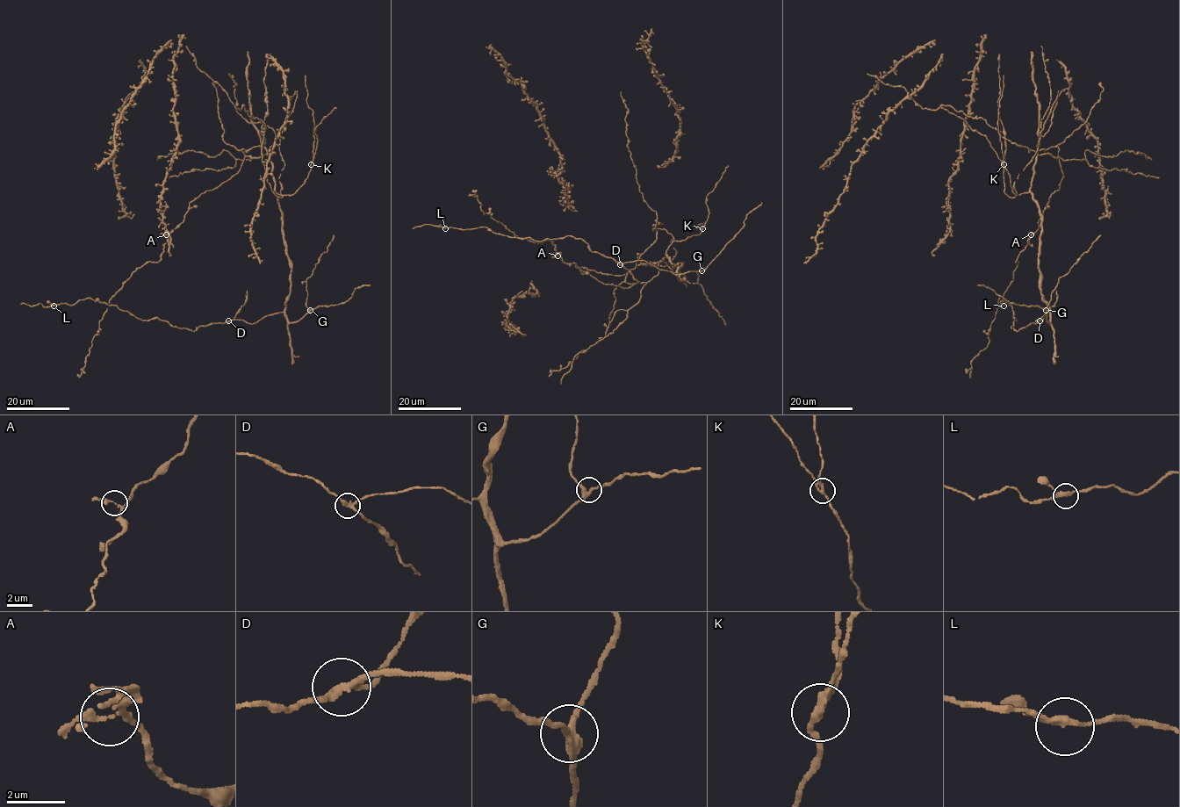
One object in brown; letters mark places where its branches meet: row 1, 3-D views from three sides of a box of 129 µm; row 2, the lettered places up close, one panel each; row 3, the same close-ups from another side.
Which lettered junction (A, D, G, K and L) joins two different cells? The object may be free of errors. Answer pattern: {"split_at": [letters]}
{"split_at": ["D"]}

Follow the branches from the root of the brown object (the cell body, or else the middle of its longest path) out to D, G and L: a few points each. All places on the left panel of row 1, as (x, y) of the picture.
D: (257, 157), (267, 153), (271, 164), (291, 269), (290, 294), (282, 312), (266, 315), (253, 324), (229, 320)
G: (257, 157), (267, 153), (269, 156), (282, 214), (284, 244), (291, 269), (285, 318), (294, 322), (310, 310)
L: (257, 157), (269, 156), (282, 214), (291, 269), (284, 311), (191, 331), (89, 298), (53, 306)

